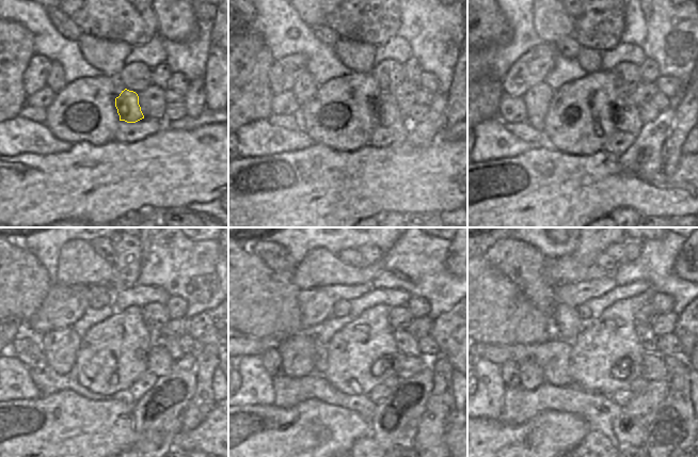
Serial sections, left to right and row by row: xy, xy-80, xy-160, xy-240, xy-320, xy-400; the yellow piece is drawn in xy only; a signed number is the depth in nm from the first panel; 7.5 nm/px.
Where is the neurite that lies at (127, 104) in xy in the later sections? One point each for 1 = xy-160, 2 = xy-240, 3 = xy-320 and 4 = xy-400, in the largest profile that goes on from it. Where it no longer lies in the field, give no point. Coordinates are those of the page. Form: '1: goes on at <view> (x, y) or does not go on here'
1: goes on at xy-160 (627, 117)
2: goes on at xy-240 (159, 362)
3: goes on at xy-320 (405, 366)
4: goes on at xy-400 (654, 368)

